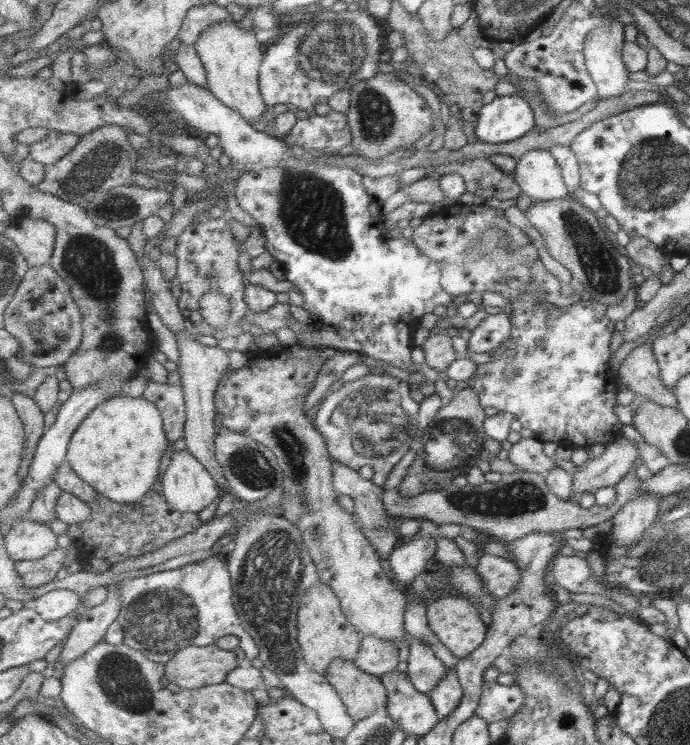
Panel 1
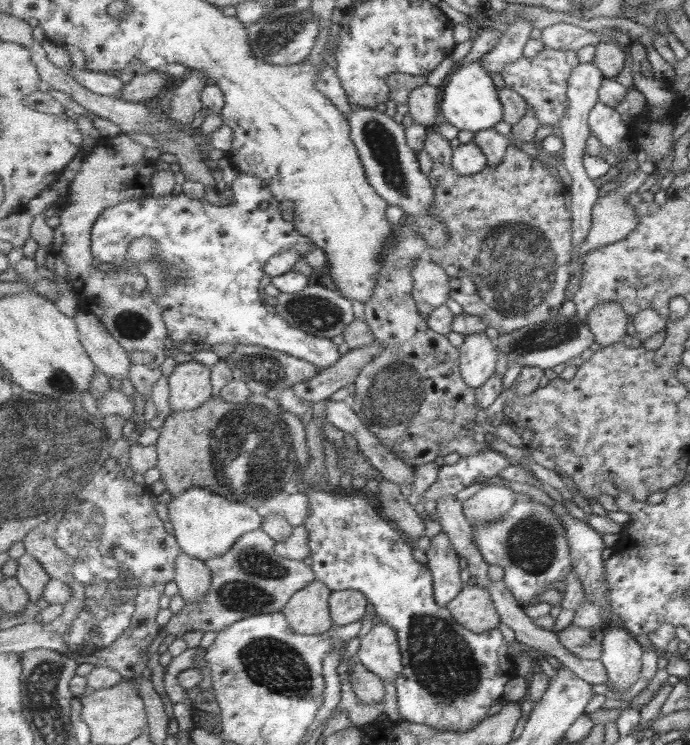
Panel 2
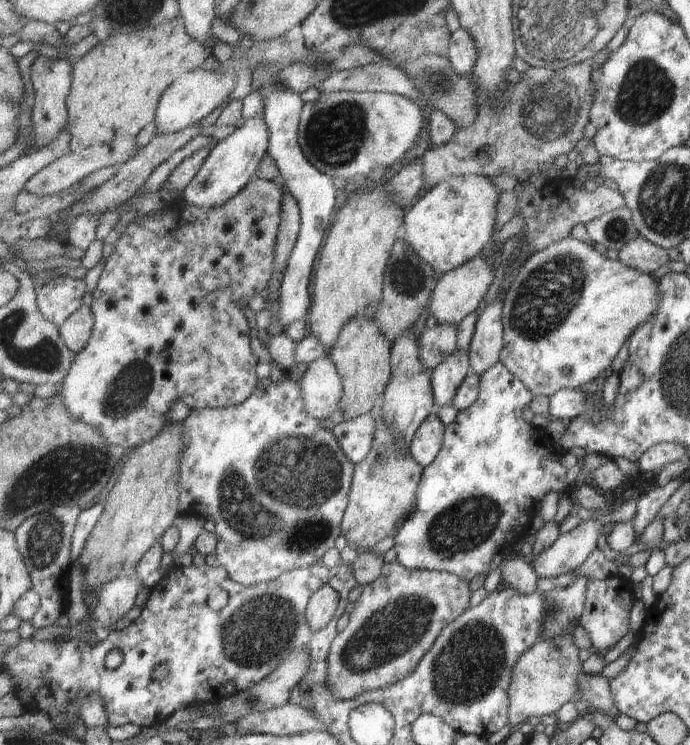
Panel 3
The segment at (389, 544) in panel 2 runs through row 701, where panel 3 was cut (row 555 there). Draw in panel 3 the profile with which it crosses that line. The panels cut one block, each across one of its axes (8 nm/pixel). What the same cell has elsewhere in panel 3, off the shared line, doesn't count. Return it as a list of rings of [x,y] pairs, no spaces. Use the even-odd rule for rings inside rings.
[[[501,361],[487,370],[485,374],[482,374],[481,378],[478,401],[475,404],[471,404],[469,408],[459,411],[455,422],[446,426],[442,452],[439,453],[433,464],[423,469],[422,482],[419,485],[418,492],[418,505],[415,506],[414,513],[407,517],[399,534],[394,538],[393,547],[397,552],[397,560],[403,563],[403,566],[410,567],[411,570],[449,572],[449,574],[455,574],[455,576],[469,581],[478,577],[479,574],[488,575],[491,572],[491,565],[497,563],[501,558],[500,555],[503,556],[509,552],[515,543],[529,535],[529,526],[531,526],[533,517],[537,515],[537,508],[541,504],[541,499],[545,494],[553,490],[555,482],[563,480],[563,472],[565,470],[557,464],[555,454],[551,452],[551,445],[553,444],[551,438],[549,438],[544,429],[531,426],[530,422],[523,418],[523,410],[525,410],[525,406],[530,406],[531,400],[534,397],[533,392],[519,378],[511,374],[511,371],[507,370],[507,367]]]

